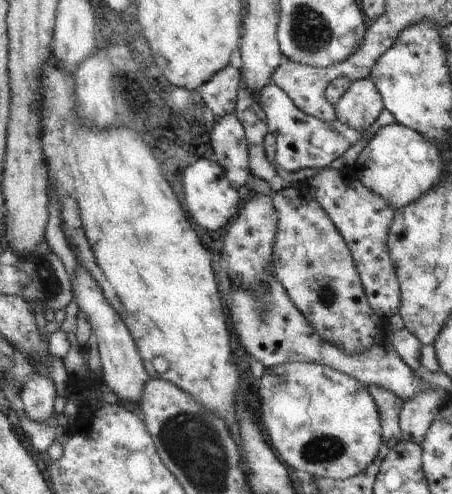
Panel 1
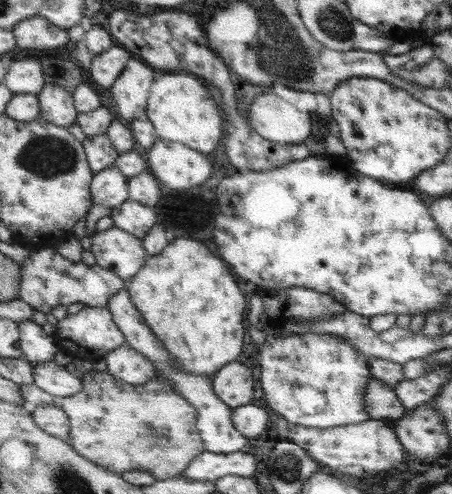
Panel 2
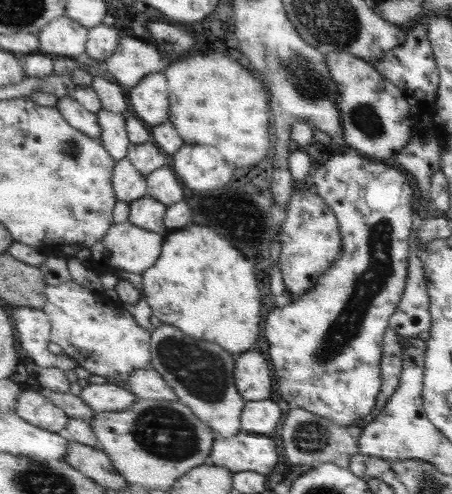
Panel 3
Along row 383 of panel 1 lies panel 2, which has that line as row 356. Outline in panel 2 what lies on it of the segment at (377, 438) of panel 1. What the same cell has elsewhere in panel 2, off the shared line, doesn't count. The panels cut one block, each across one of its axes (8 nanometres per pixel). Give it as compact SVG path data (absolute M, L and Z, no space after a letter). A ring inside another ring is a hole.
M303 334L303 336L267 336L259 348L259 386L263 390L267 406L291 424L307 428L331 428L355 422L365 422L369 416L363 412L363 390L369 378L365 360L341 338L329 338L325 334ZM297 386L311 386L323 394L325 404L301 404Z

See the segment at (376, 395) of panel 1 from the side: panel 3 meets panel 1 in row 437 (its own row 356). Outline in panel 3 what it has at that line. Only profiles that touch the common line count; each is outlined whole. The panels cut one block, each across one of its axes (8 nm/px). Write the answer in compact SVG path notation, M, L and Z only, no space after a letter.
M391 328L385 330L383 334L383 350L381 350L381 390L377 394L377 400L375 400L375 408L371 410L371 414L367 414L365 418L357 420L353 426L347 426L347 428L339 428L335 424L331 424L329 420L323 420L307 410L289 410L287 416L283 418L283 424L281 424L281 446L283 446L283 456L289 460L289 464L293 466L311 466L313 468L319 468L319 464L325 464L325 462L331 462L343 470L347 470L349 466L349 458L353 454L357 454L357 440L363 432L363 428L387 406L387 400L391 394L395 394L395 390L399 388L399 376L401 376L401 370L403 370L403 346L399 342L399 334L393 332Z

